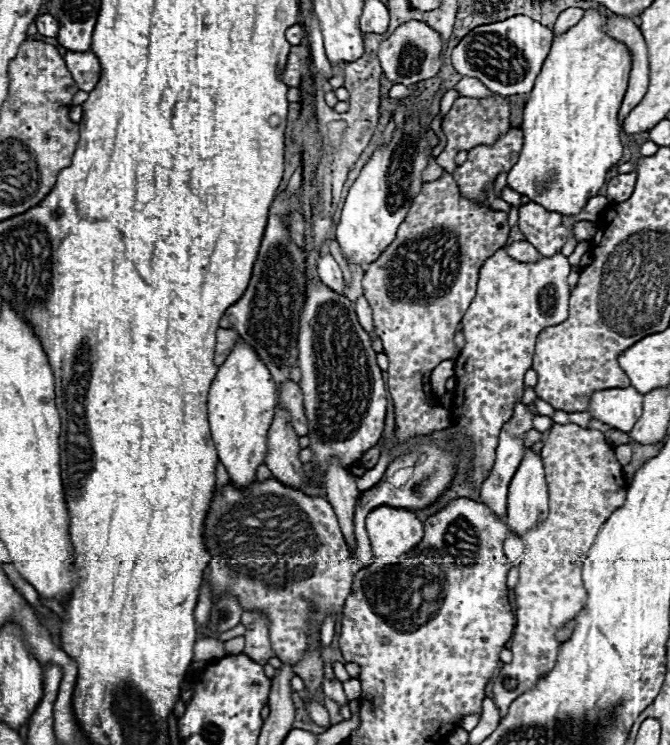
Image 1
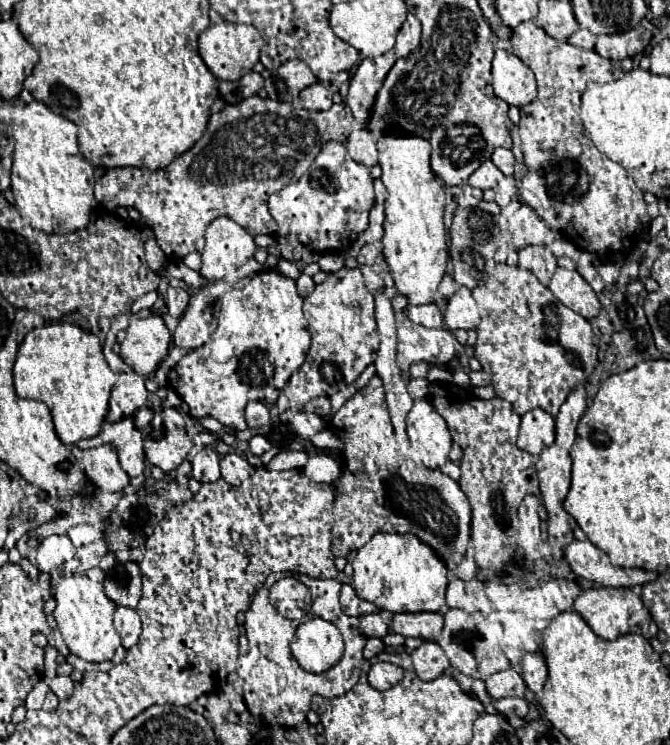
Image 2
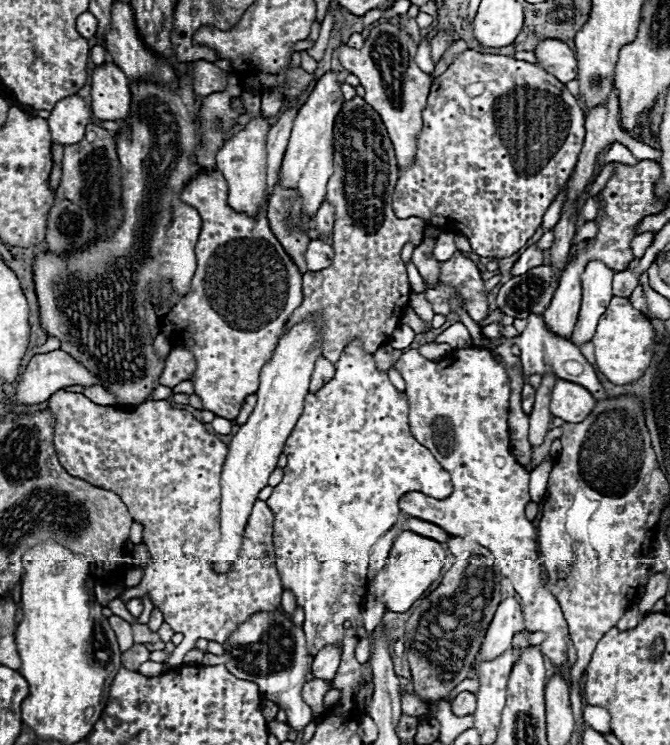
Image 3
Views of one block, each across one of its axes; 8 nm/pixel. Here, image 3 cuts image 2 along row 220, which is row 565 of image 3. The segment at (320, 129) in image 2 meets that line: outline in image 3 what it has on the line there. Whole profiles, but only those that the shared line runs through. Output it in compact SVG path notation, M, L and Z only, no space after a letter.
M64 390L50 396L48 408L56 416L54 446L64 470L90 484L98 484L100 488L114 490L128 506L128 512L134 516L134 520L144 526L142 542L150 550L150 560L144 562L144 576L140 584L134 588L126 588L120 598L128 602L132 598L148 594L154 606L164 612L164 620L172 626L172 630L184 634L184 640L168 658L170 668L182 666L184 654L194 648L198 638L216 640L222 644L226 636L230 636L230 632L238 624L242 624L242 620L248 620L254 612L280 608L280 596L284 588L272 564L274 514L266 506L266 502L258 500L254 504L252 516L246 524L238 566L234 566L228 574L216 574L210 566L210 558L220 538L220 470L226 460L228 448L214 434L206 432L202 422L198 422L186 410L172 408L168 400L150 400L140 404L138 410L122 412L112 406L98 406L82 394L72 394Z

